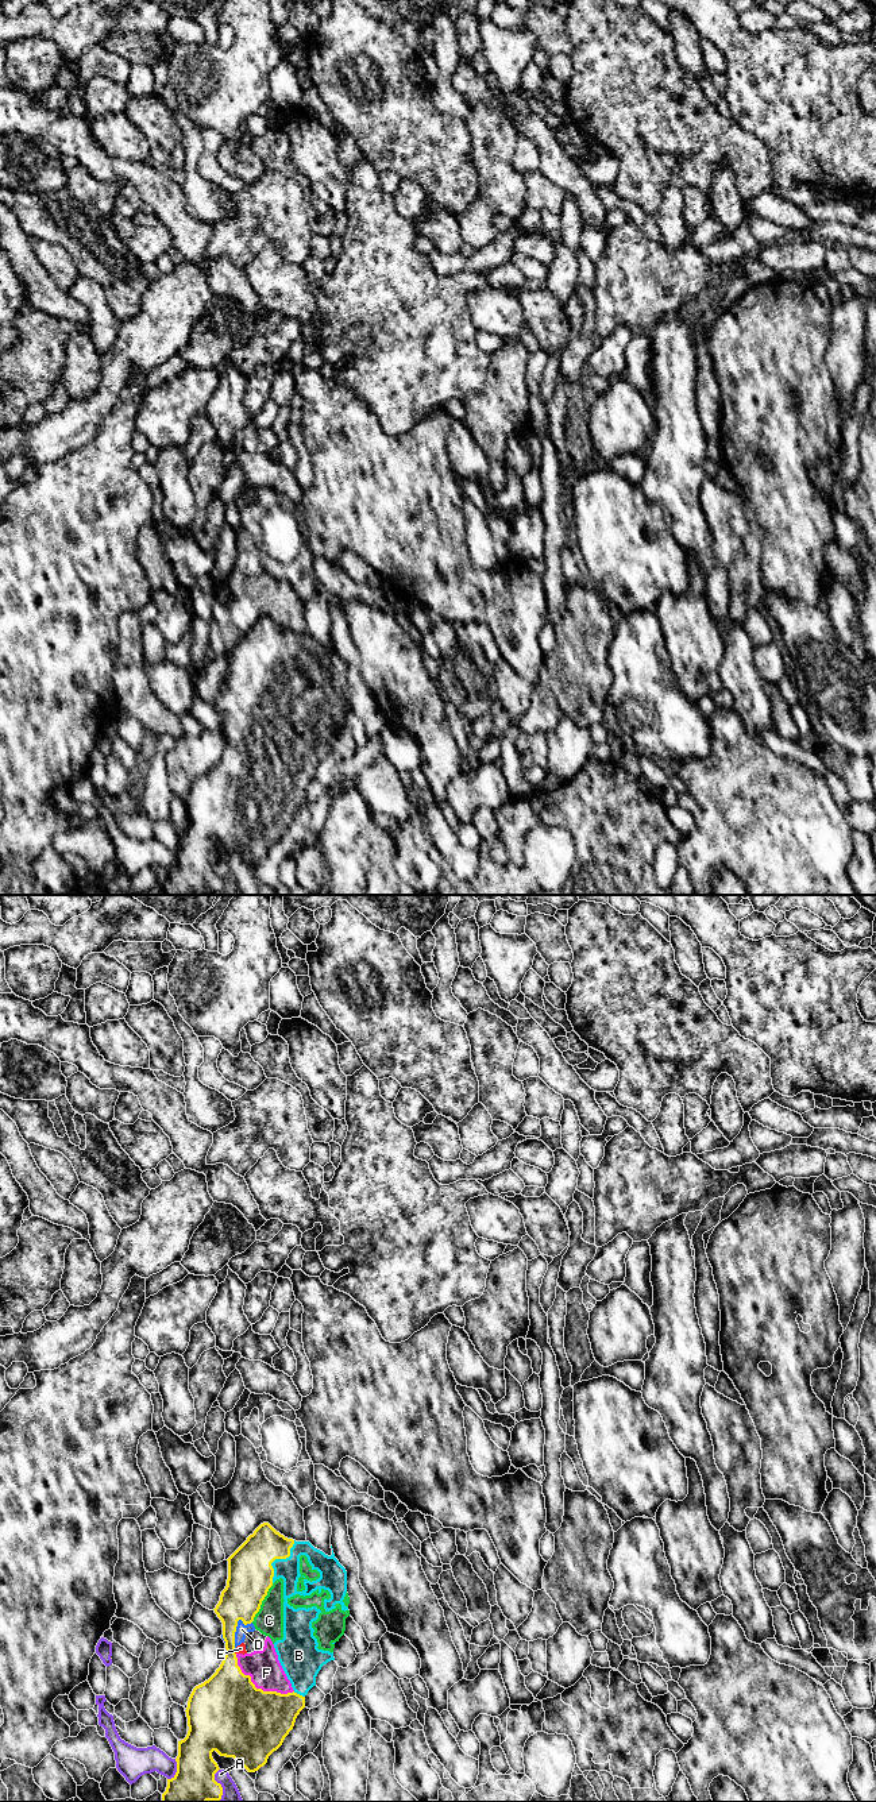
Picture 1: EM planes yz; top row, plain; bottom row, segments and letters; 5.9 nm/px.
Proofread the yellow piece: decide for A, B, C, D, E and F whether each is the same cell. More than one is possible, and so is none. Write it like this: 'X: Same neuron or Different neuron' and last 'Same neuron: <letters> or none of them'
A: Different neuron
B: Same neuron
C: Same neuron
D: Same neuron
E: Same neuron
F: Same neuron
Same neuron: B, C, D, E, F

